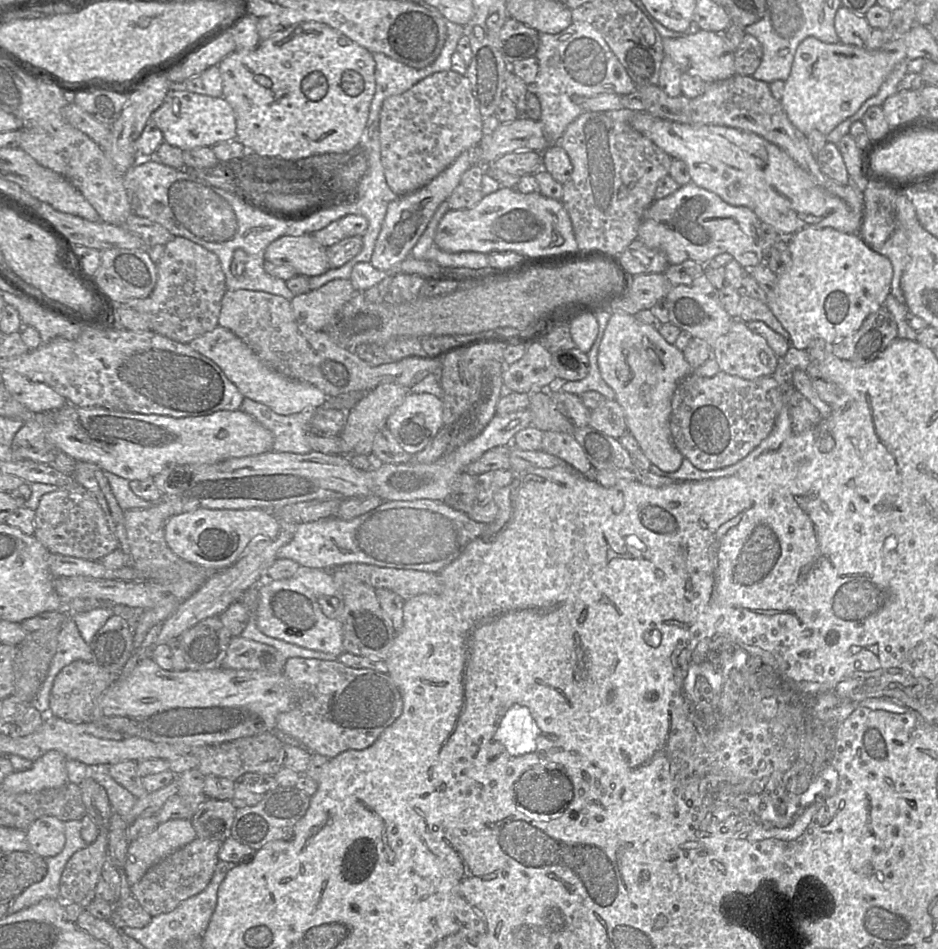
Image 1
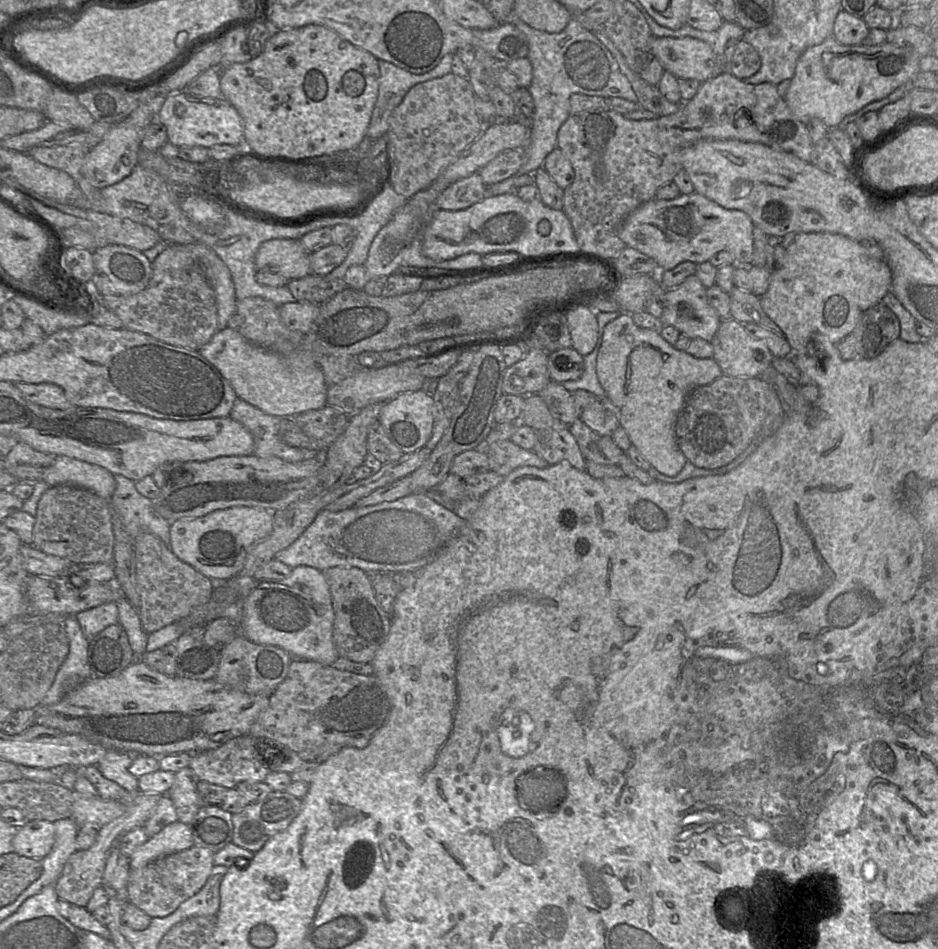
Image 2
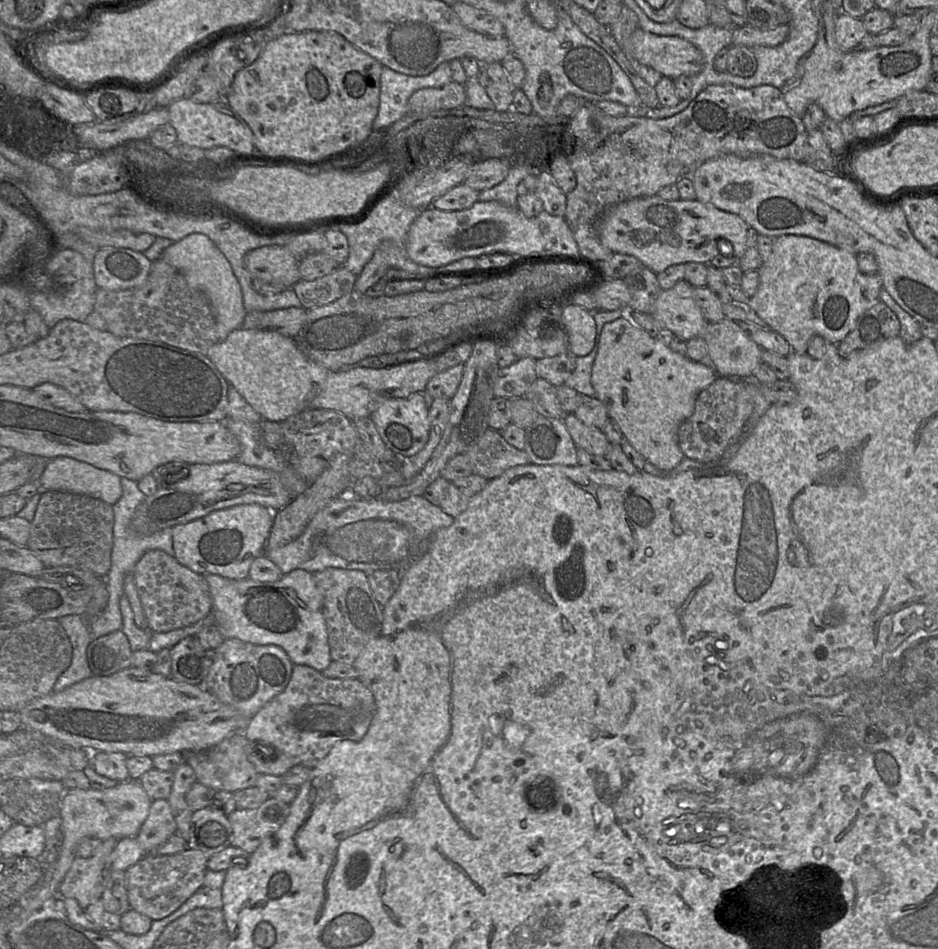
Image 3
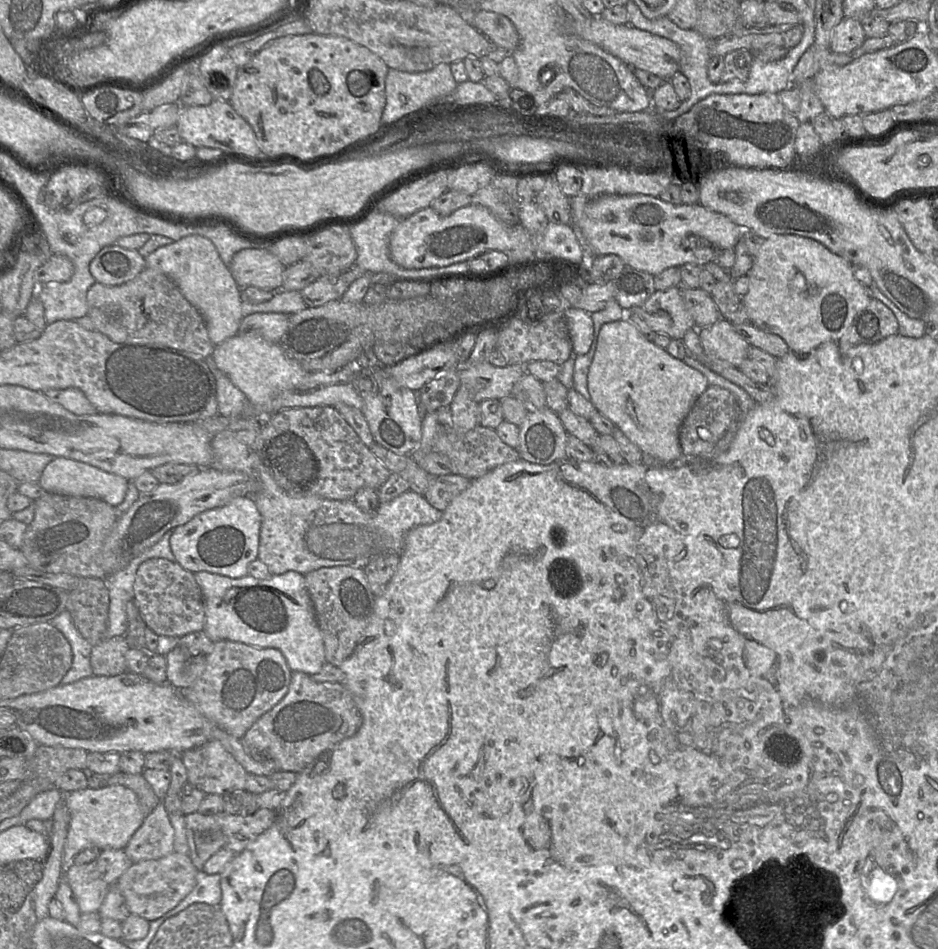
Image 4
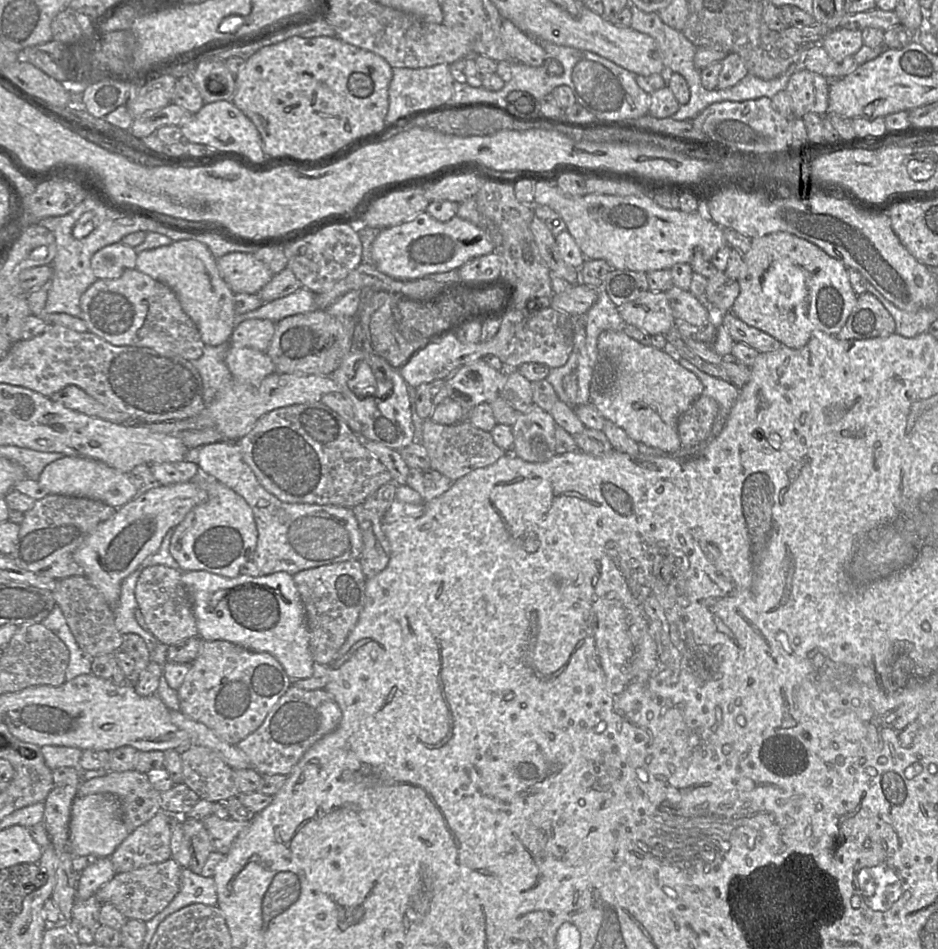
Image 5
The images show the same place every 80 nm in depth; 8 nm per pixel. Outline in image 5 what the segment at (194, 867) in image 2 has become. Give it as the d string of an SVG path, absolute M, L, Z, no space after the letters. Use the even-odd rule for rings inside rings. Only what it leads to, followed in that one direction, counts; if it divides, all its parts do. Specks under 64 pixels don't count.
M170 858L162 863L116 874L95 896L101 904L113 904L127 919L137 919L146 923L162 912L177 895L181 871L182 867Z

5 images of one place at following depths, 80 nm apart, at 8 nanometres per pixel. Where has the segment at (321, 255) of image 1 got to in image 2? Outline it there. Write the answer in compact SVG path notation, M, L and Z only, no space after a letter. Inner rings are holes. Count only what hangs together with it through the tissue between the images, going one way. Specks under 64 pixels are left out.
M272 239L263 242L254 258L256 270L277 272L288 281L311 274L310 254L298 239Z

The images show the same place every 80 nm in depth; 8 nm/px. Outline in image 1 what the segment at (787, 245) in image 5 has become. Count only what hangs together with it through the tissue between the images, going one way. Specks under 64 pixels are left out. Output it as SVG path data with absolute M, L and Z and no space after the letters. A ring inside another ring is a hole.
M831 227L825 228L803 228L794 233L792 239L787 243L791 253L791 261L789 268L783 274L778 275L778 280L774 291L766 293L766 304L780 321L784 329L789 333L790 345L798 349L806 349L809 344L815 340L822 338L828 343L835 343L847 337L851 333L857 331L864 320L880 307L885 306L885 300L891 293L891 284L893 278L893 267L890 260L884 255L874 251L867 245L858 234L848 234L840 232Z

